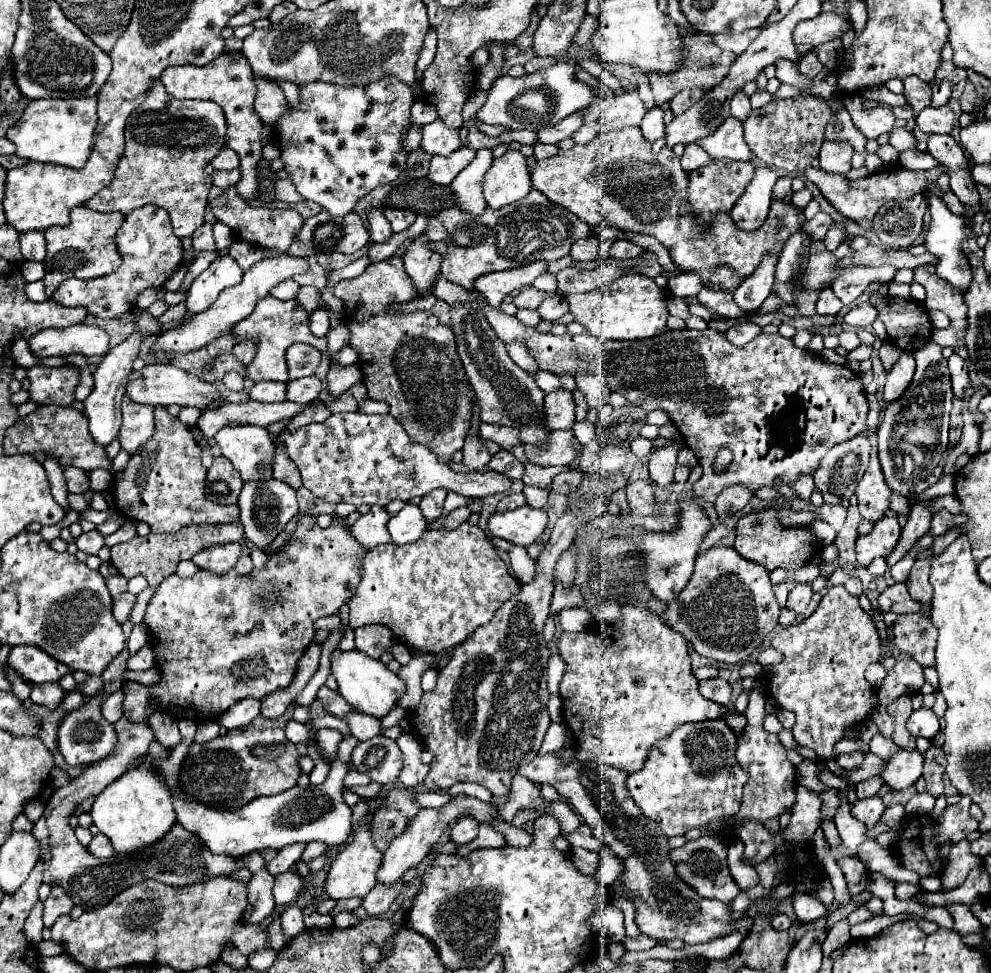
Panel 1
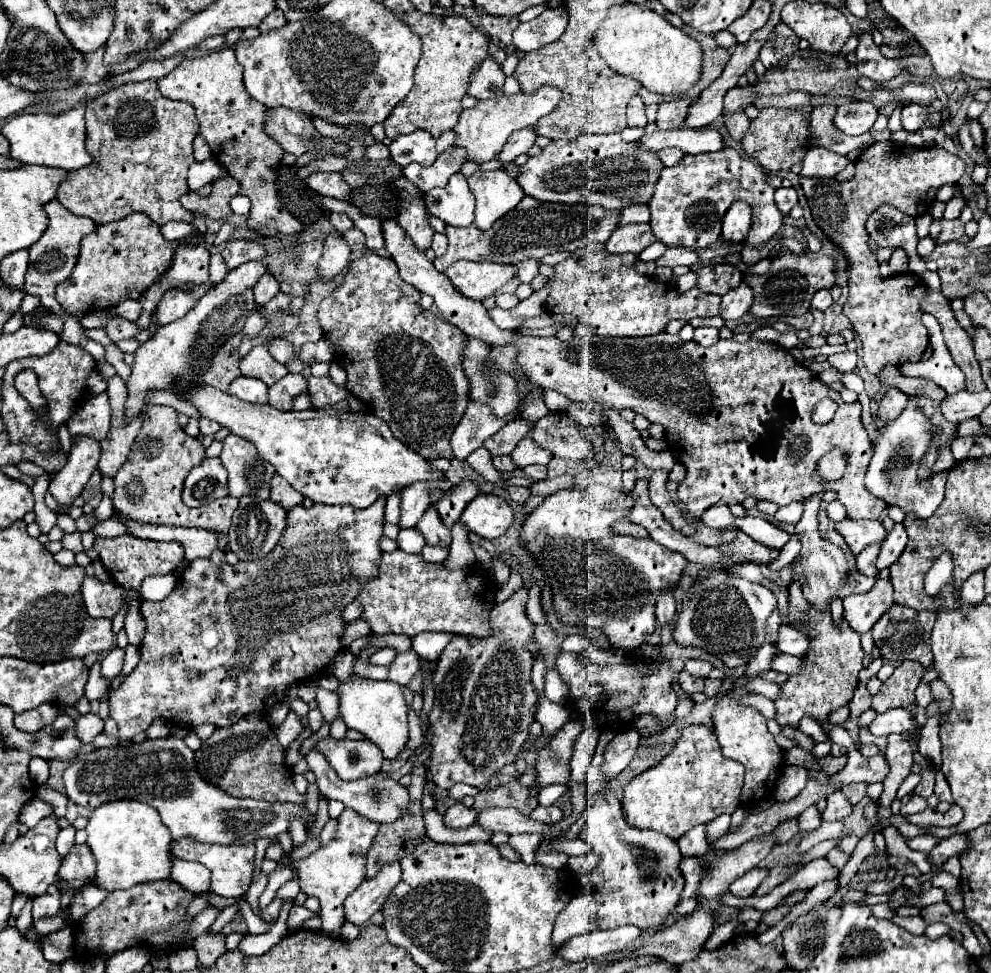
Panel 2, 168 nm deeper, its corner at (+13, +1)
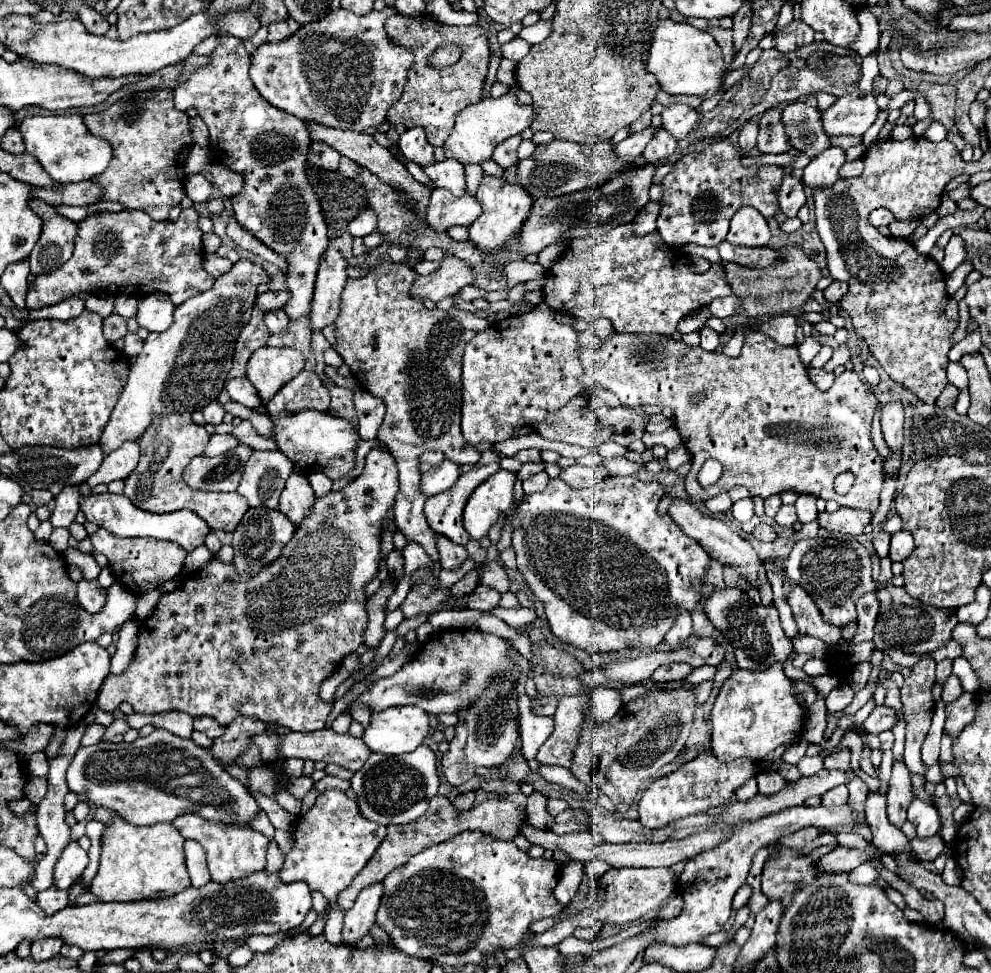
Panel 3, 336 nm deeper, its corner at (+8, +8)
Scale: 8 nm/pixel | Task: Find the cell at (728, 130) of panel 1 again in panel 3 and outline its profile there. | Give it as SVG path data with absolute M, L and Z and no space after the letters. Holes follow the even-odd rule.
M648 127L648 129L642 131L642 133L634 133L634 135L626 137L624 141L620 141L620 143L616 145L614 157L618 157L620 161L624 161L626 165L628 165L628 163L634 163L634 161L642 155L642 151L644 151L648 139L652 139L654 131L658 131L658 129Z

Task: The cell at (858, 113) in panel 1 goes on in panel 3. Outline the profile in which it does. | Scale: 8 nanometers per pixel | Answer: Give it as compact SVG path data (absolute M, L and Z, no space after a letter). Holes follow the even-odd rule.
M856 89L850 95L838 97L826 111L820 113L824 131L828 135L856 135L862 137L876 121L878 105L874 95Z

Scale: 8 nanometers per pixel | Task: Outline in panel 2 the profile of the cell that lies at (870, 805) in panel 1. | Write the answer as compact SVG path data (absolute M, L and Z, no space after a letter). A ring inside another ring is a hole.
M837 790L835 794L831 794L831 798L827 798L827 808L823 812L823 820L841 820L841 818L847 818L851 812L853 812L853 806L845 798L845 794L841 790Z

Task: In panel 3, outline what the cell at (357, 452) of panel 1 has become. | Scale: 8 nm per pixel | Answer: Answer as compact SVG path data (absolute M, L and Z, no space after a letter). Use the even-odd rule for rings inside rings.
M300 411L300 415L288 415L286 419L274 421L276 443L280 451L296 465L300 465L306 473L322 471L330 479L338 479L352 471L356 459L358 435L350 421L334 417L330 413L318 411Z

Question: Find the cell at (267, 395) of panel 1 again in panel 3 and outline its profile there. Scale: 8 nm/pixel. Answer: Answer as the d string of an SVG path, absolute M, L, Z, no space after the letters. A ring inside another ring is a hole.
M238 377L238 379L230 379L226 383L226 391L228 395L232 397L232 401L236 403L242 403L244 407L262 407L260 403L260 395L258 391L254 389L254 385L248 381L248 377Z

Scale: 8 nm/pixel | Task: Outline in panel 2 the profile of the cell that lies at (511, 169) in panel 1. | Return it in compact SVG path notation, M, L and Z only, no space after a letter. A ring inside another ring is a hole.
M505 168L491 172L477 170L469 178L469 188L477 200L475 224L481 230L489 230L495 220L513 210L525 196L515 178L511 178Z

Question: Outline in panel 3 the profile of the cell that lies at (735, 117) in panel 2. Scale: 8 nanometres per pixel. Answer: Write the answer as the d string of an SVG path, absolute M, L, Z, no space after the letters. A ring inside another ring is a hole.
M748 123L742 127L740 131L740 137L738 137L738 143L740 143L740 149L744 151L752 151L756 147L756 137L758 137L758 125L756 123Z

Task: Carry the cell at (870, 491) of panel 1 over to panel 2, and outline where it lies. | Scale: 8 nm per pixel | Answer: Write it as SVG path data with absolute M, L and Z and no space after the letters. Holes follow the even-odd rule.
M397 218L385 220L381 228L385 238L385 250L399 266L401 278L407 284L415 286L421 294L433 296L435 306L445 322L457 326L467 336L481 338L491 346L513 346L517 350L515 364L523 370L523 374L527 374L527 378L531 378L541 388L553 388L571 400L597 402L613 410L631 408L633 412L643 414L649 422L663 424L671 454L687 468L687 476L679 482L677 496L691 516L701 518L701 514L717 502L743 502L749 496L775 502L779 506L791 504L795 500L805 500L815 494L815 462L833 446L841 446L843 450L847 450L849 466L841 480L827 484L827 490L833 490L837 494L837 500L845 506L847 516L853 520L873 520L879 518L881 512L887 508L887 504L867 492L863 484L863 476L871 458L871 440L861 424L861 402L845 404L839 392L823 384L815 374L803 368L789 354L789 350L781 348L779 344L759 340L749 340L745 344L739 344L735 340L719 340L715 346L703 348L695 340L683 342L679 336L667 332L643 338L599 338L595 334L589 334L587 338L573 336L569 342L563 342L557 336L539 338L523 336L517 330L501 330L495 326L487 308L479 300L471 300L459 294L449 278L437 272L433 262L429 262L421 250L415 250L411 238L407 238L407 232L397 224ZM823 398L835 400L839 408L829 424L817 426L811 420L811 410ZM699 470L707 470L707 478L699 478Z

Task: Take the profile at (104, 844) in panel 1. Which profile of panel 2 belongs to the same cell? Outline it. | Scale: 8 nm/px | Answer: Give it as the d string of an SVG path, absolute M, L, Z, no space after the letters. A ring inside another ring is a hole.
M75 844L69 850L69 854L65 854L59 870L59 878L67 880L67 884L61 886L61 898L63 898L61 908L69 906L71 902L69 896L77 890L77 884L83 886L93 876L95 876L95 858L91 854L91 848L87 844Z

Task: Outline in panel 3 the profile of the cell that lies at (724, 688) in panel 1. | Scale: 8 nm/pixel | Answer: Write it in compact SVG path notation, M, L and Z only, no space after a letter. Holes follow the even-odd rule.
M668 663L668 665L658 667L658 669L652 673L652 679L654 679L654 681L660 681L660 683L680 681L680 679L684 679L690 671L692 671L692 667L688 667L688 663Z

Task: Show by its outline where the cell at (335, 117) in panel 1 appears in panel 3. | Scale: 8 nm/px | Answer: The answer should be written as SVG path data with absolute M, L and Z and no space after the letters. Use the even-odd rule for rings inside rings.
M366 207L350 221L348 231L352 237L366 237L366 235L372 235L376 227L378 227L378 215L374 213L372 207Z

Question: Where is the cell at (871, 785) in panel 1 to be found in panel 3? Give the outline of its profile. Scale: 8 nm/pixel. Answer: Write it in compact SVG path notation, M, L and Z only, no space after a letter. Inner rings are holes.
M856 777L856 779L852 779L852 781L848 783L848 791L850 791L850 797L848 797L848 803L850 803L850 805L864 803L864 799L866 799L866 795L868 795L868 787L866 787L866 783L864 783L860 777Z

